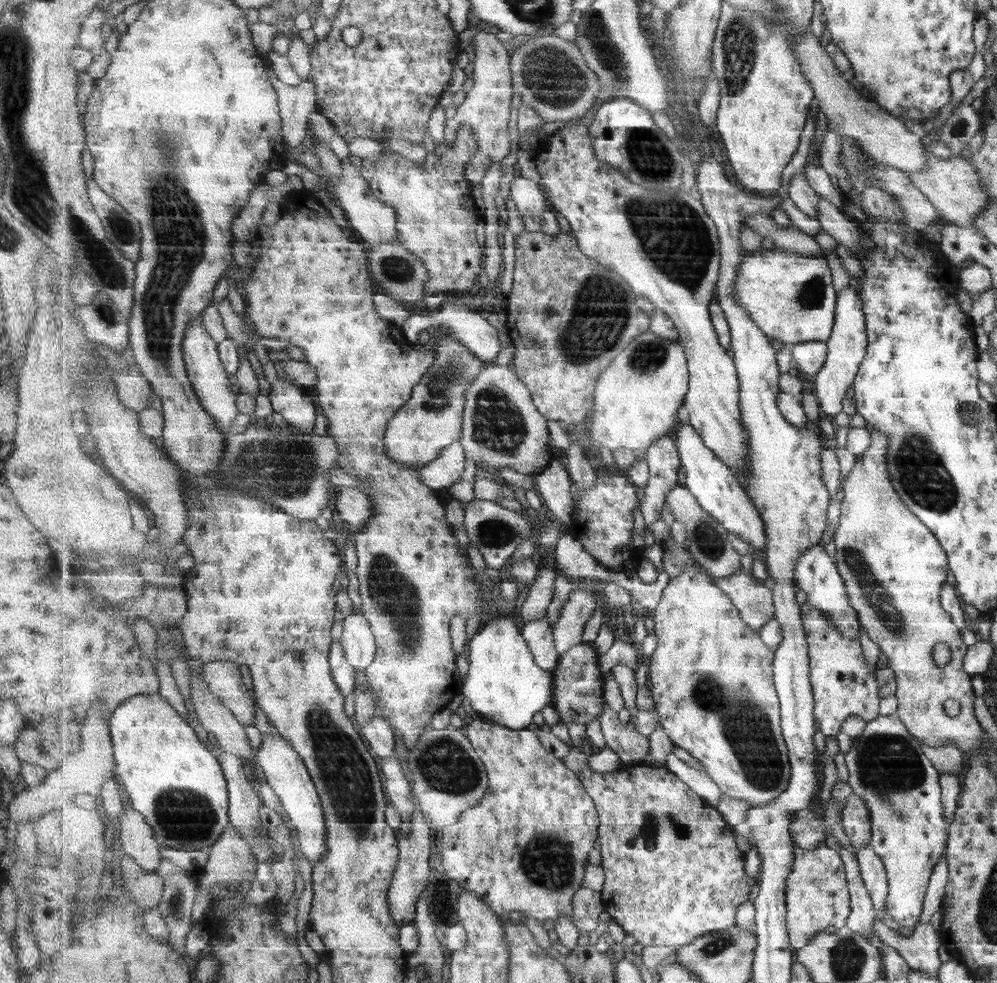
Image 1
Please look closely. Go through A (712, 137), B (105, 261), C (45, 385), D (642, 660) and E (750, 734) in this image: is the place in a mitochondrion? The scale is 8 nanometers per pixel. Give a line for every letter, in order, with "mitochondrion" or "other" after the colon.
A: other
B: mitochondrion
C: other
D: other
E: mitochondrion

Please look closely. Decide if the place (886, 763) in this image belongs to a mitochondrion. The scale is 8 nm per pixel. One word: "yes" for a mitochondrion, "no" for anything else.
yes

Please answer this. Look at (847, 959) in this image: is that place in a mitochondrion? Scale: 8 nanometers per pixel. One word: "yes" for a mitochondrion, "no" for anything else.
yes

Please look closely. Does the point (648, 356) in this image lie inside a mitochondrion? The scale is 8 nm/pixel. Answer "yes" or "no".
yes

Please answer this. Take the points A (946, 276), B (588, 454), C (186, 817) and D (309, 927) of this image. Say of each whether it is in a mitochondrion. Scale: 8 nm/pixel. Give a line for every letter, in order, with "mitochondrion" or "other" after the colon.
A: other
B: other
C: mitochondrion
D: other

